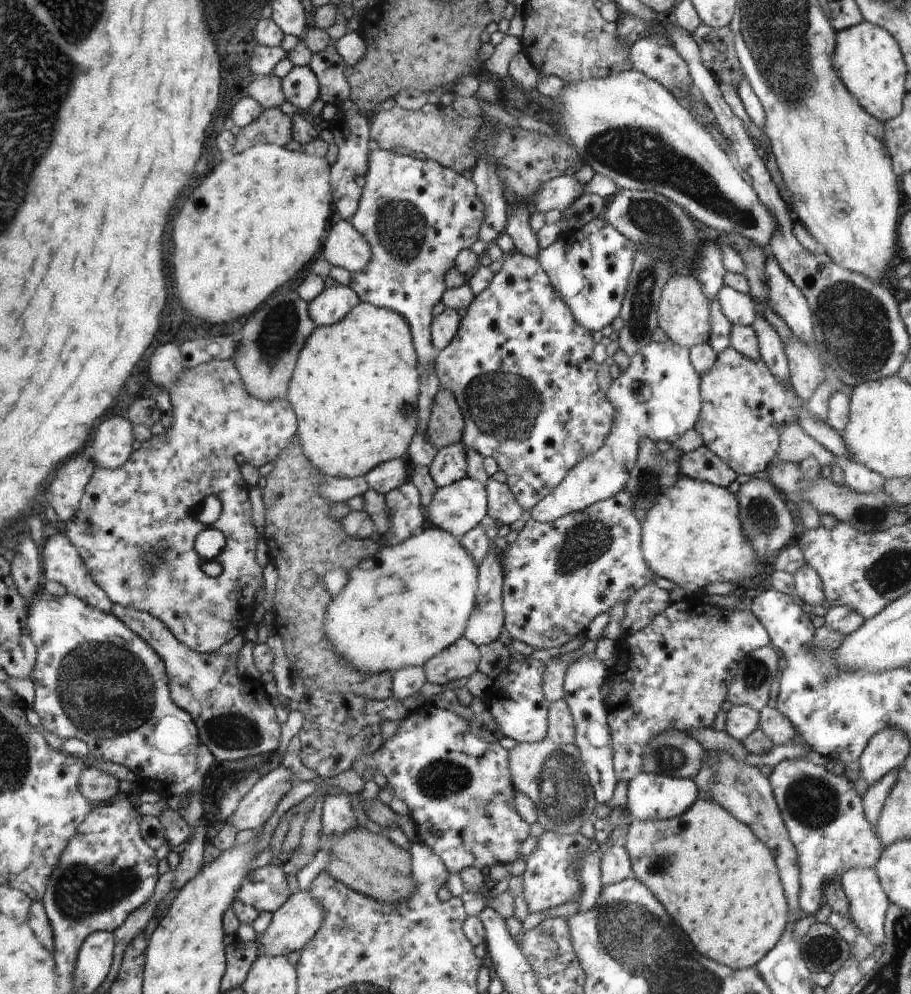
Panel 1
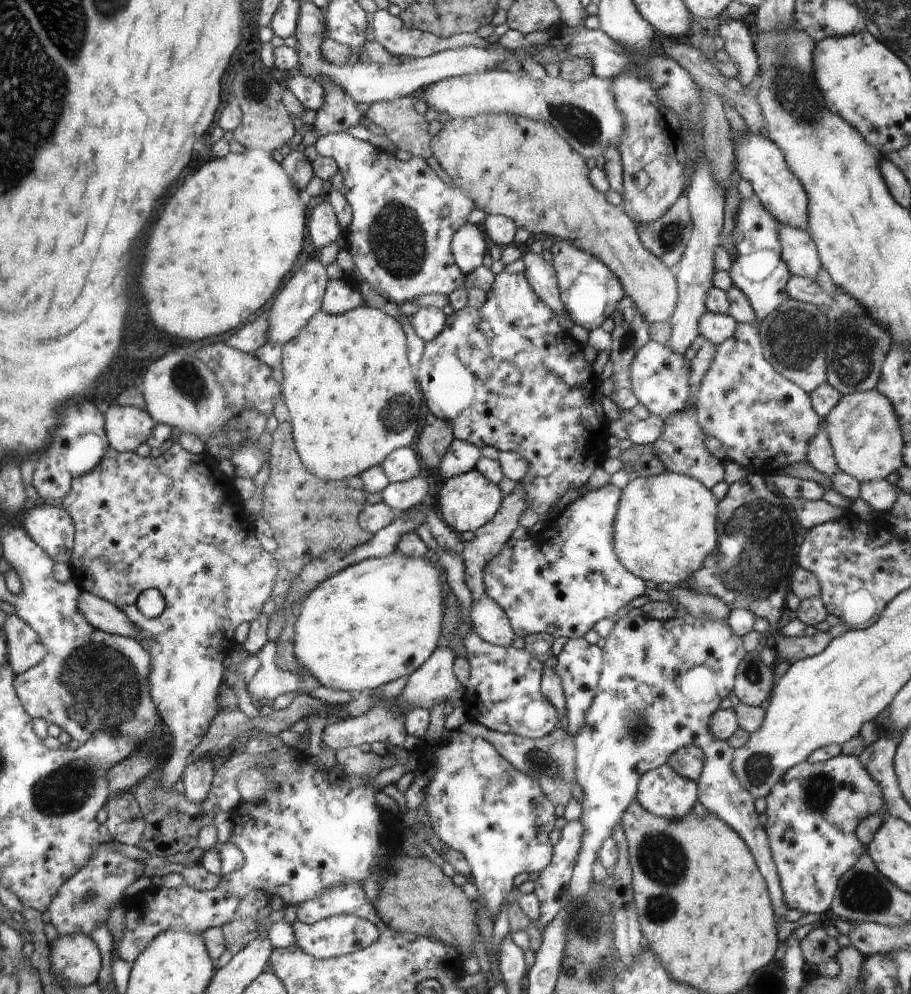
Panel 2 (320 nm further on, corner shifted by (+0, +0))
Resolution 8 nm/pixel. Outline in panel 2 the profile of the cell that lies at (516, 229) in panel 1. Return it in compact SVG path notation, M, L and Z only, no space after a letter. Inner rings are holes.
M531 251L524 252L522 259L525 260L525 267L528 269L527 276L534 292L549 305L554 313L569 318L564 303L559 297L557 276L552 264L545 261L542 255Z

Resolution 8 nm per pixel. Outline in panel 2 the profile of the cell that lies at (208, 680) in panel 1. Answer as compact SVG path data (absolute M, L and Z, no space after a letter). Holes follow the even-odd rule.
M83 591L80 596L80 610L94 628L104 632L132 637L138 634L133 622L129 620L125 612L110 601L94 596L93 593Z

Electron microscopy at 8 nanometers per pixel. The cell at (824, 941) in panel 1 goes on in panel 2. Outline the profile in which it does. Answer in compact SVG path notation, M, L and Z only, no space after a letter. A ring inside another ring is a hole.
M815 925L805 938L799 940L805 962L819 965L821 962L834 958L841 949L838 941L826 933L825 926Z

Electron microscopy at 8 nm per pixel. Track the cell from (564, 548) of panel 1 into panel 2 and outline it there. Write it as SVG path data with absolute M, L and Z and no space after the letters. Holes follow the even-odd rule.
M606 483L600 488L591 488L588 485L582 486L586 489L586 492L582 496L578 497L574 502L571 502L563 510L559 511L554 518L554 522L549 522L544 526L544 528L537 534L531 534L530 538L526 540L517 540L514 537L510 537L502 547L502 550L484 567L483 570L483 585L486 591L487 596L496 601L496 604L504 610L508 620L510 621L512 630L515 632L515 635L520 638L528 636L528 634L544 634L547 632L550 636L553 636L555 639L558 637L564 637L567 639L577 639L583 637L588 630L600 620L600 618L611 618L624 606L628 604L630 600L642 596L646 592L646 584L641 577L634 576L634 573L631 573L629 569L624 568L624 565L620 562L620 559L616 556L614 552L613 545L613 524L614 519L619 509L619 502L622 492L612 486L611 483Z

